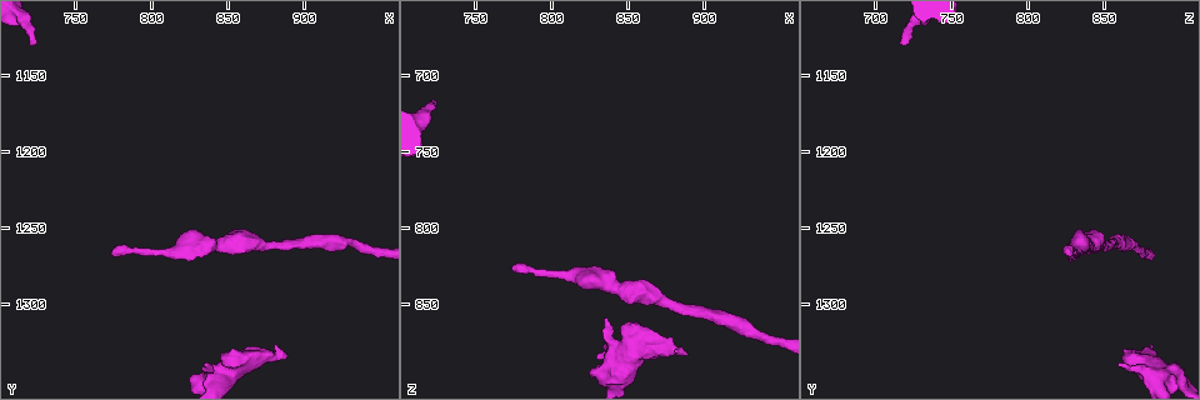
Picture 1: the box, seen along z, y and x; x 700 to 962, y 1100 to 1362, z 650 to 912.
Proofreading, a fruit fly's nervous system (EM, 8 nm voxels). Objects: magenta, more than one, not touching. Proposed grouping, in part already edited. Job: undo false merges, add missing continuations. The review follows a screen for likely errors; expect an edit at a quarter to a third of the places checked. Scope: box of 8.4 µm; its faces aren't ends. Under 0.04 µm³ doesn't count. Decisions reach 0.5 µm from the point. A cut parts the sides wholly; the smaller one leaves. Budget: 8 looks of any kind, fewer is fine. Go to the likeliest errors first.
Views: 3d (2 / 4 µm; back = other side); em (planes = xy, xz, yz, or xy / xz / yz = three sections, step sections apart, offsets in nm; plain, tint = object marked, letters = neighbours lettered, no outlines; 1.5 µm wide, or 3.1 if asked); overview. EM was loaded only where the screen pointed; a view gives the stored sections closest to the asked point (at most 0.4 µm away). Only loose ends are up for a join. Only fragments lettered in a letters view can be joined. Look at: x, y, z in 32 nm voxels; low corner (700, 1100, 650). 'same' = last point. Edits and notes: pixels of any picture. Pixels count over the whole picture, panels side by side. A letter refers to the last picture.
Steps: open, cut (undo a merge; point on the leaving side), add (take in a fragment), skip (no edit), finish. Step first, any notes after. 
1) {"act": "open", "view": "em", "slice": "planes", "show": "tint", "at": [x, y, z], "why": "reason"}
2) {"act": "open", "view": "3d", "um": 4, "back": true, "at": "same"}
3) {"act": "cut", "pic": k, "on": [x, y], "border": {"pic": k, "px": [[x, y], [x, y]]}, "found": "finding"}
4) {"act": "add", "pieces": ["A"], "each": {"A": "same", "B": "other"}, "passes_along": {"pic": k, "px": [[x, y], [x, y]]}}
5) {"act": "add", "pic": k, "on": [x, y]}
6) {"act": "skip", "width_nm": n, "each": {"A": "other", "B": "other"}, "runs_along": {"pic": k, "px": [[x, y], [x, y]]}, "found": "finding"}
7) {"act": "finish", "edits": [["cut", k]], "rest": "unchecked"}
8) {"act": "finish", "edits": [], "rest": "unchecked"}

{"act": "open", "view": "em", "slice": "planes", "show": "letters", "at": [722, 1130, 718], "why": "branch stops here"}

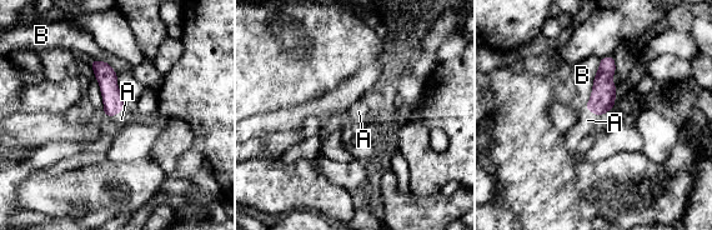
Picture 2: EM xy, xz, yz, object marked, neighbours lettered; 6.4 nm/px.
{"act": "add", "pieces": ["A"], "each": {"A": "same", "B": "other"}, "found": "the neuron continues"}

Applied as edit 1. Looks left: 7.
{"act": "open", "view": "em", "slice": "planes", "show": "letters", "at": [774, 1264, 828], "why": "an open end"}

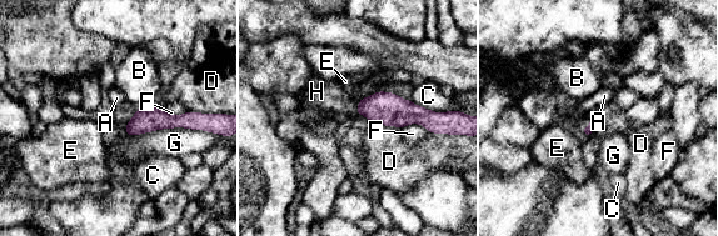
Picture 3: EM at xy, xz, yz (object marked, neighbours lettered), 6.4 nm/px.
{"act": "add", "pieces": ["H"], "each": {"A": "other", "B": "other", "C": "other", "D": "other", "E": "other", "F": "other", "G": "other", "H": "same"}, "passes_along": {"pic": 3, "px": [[388, 109], [358, 106], [327, 95]]}, "found": "the neuron continues"}

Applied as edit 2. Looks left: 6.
{"act": "open", "view": "em", "slice": "planes", "show": "letters", "at": [890, 1334, 880], "why": "thick end"}

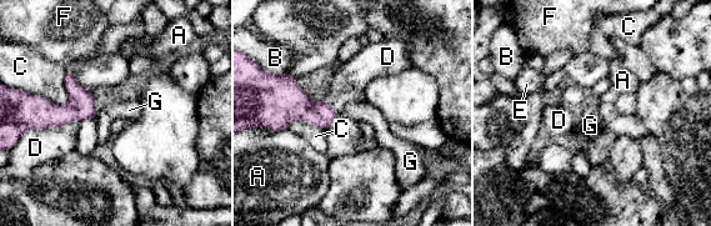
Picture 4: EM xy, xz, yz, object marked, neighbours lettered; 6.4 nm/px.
{"act": "skip", "each": {"A": "other", "B": "other", "C": "other", "D": "other", "E": "other", "F": "other", "G": "other"}, "found": "no lettered fragment goes on from it"}

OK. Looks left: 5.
{"act": "finish", "edits": [["add", 2], ["add", 3]], "rest": "unchecked"}

